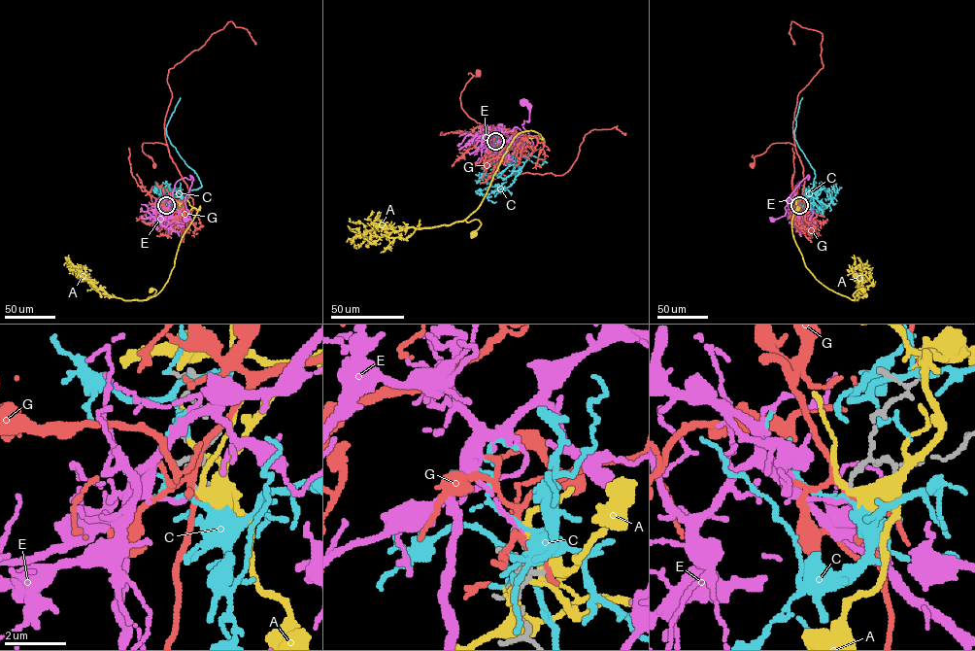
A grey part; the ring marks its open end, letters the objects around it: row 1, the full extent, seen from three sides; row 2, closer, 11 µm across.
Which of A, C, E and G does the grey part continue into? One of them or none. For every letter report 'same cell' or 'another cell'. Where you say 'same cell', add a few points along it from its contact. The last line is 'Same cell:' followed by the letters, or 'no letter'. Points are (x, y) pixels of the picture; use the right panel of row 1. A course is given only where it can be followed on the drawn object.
A: another cell
C: another cell
E: another cell
G: another cell
Same cell: no letter

